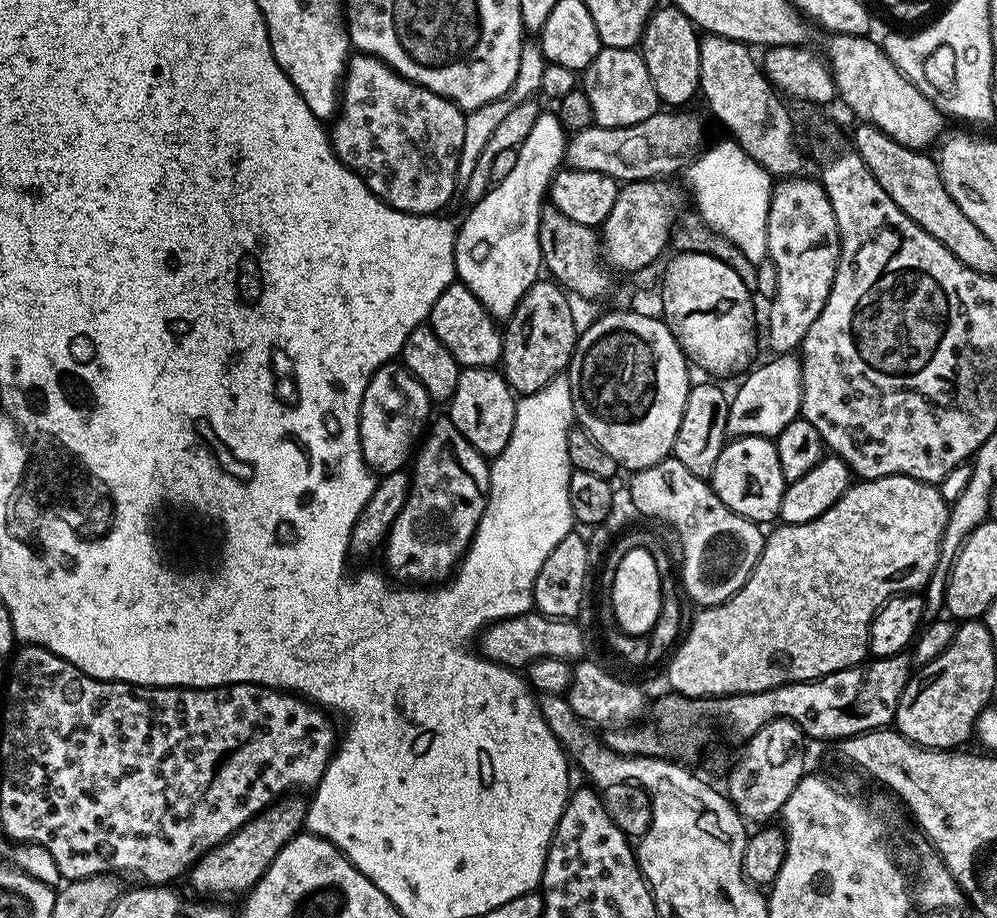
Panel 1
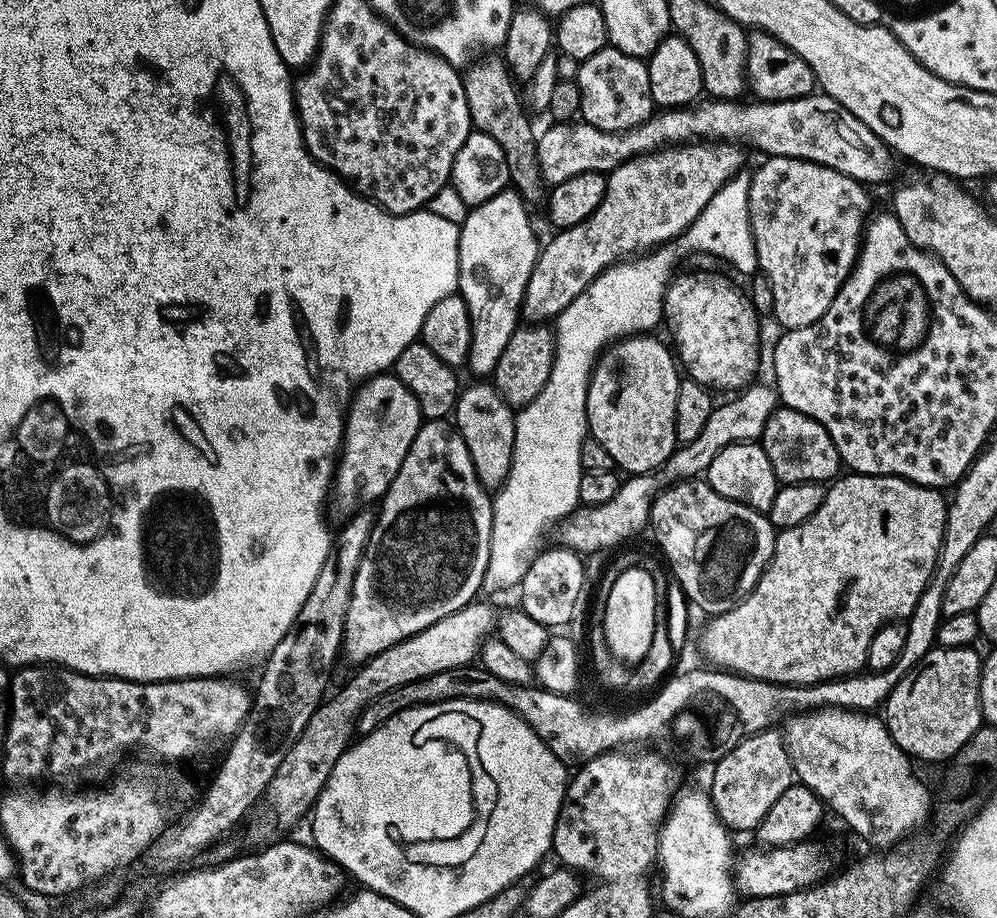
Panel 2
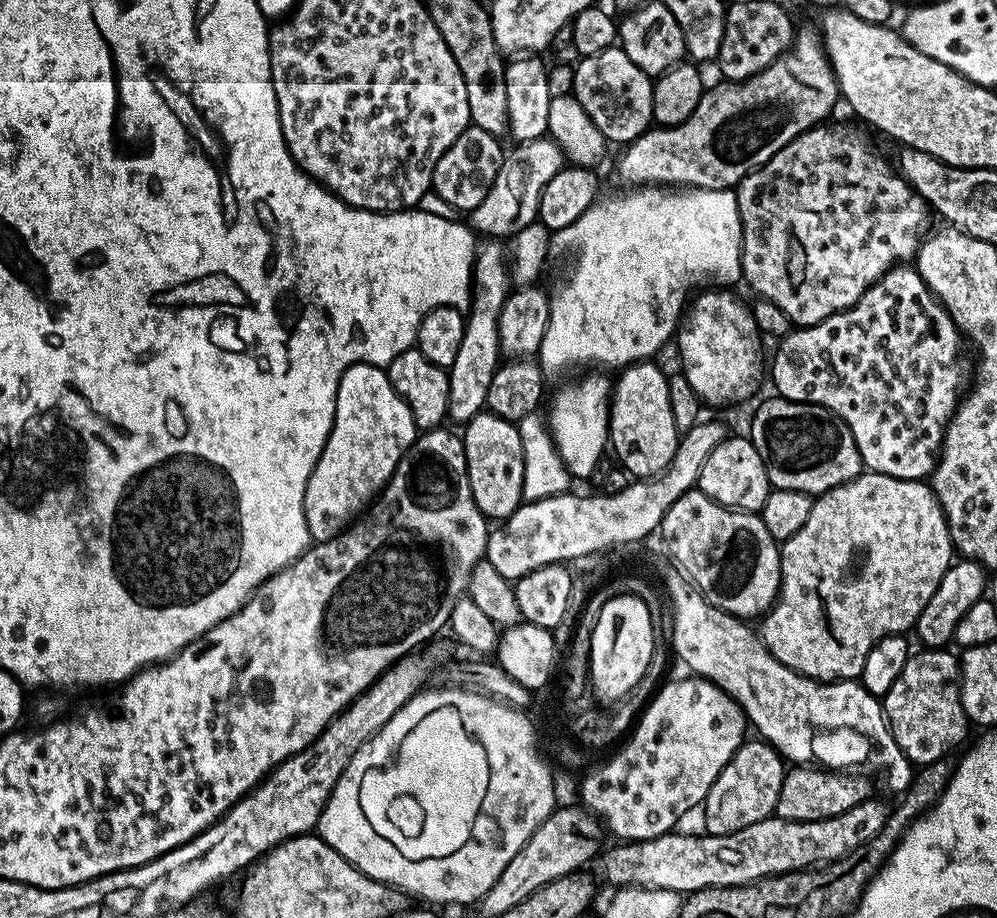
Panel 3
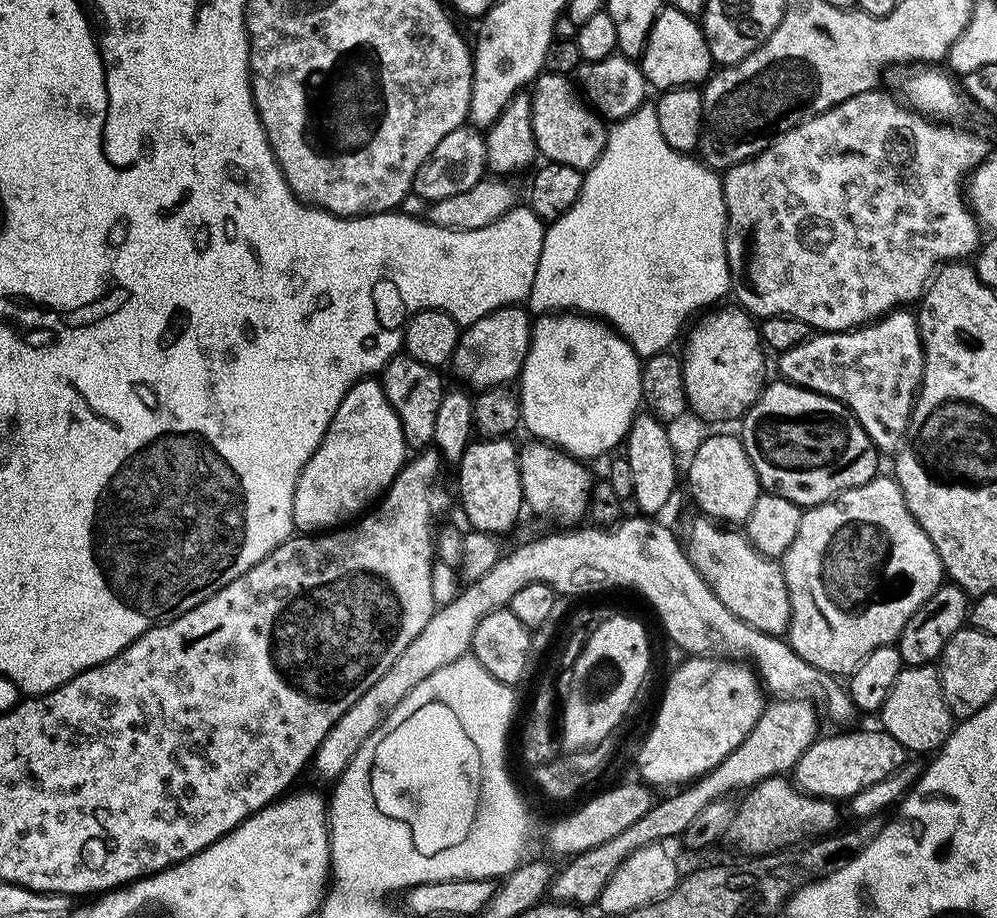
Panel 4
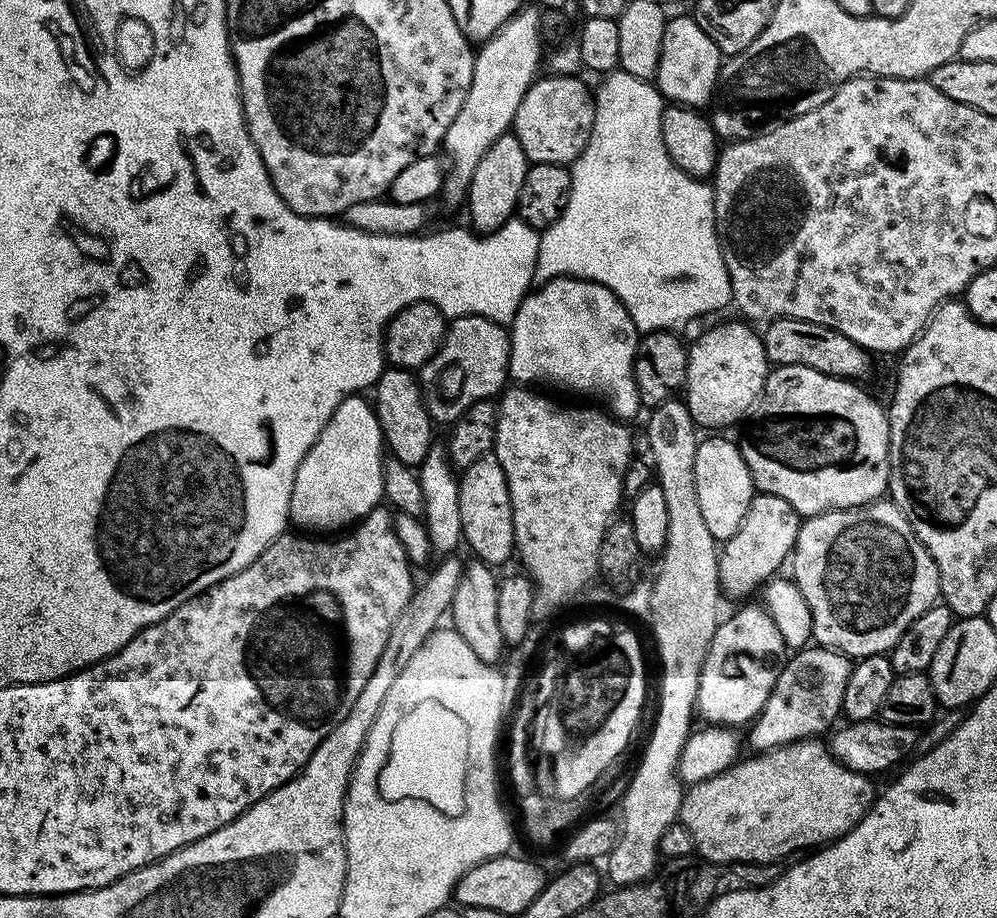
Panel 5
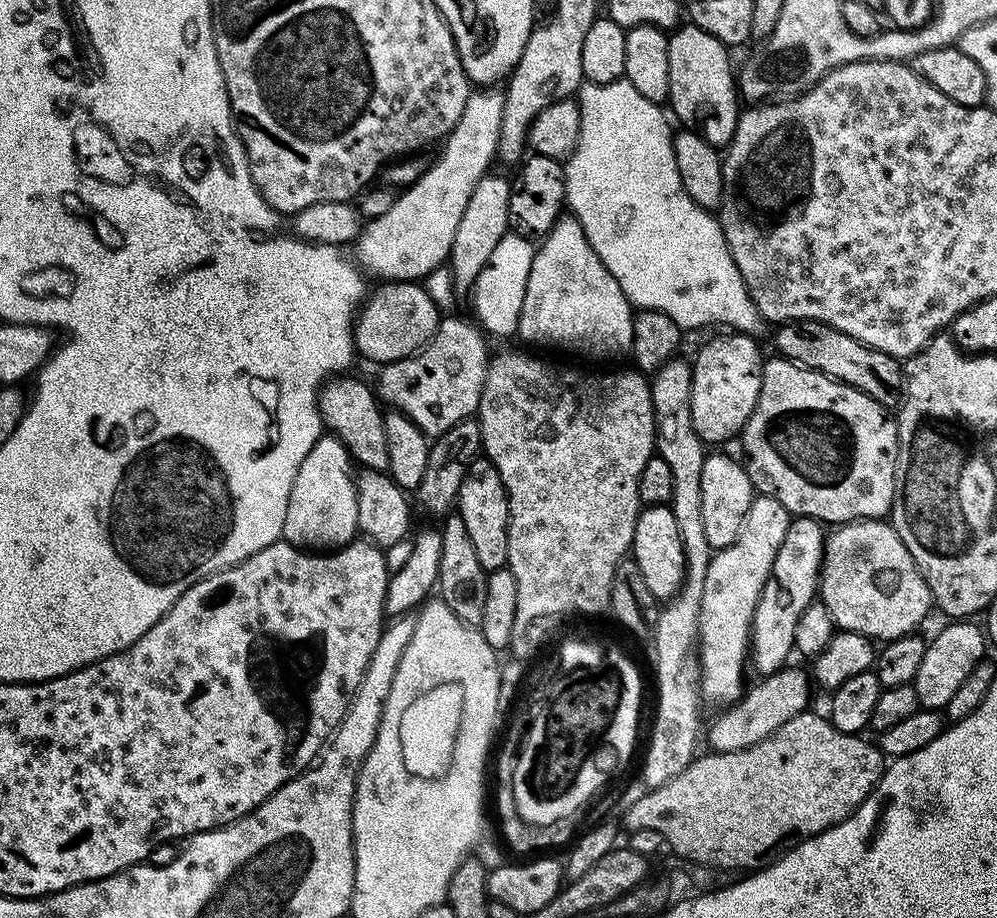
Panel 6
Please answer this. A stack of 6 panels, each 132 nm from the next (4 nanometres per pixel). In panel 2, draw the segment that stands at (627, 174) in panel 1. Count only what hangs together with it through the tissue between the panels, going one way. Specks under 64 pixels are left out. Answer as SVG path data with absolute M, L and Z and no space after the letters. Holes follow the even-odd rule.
M813 94L793 100L740 103L744 102L704 98L687 108L657 111L637 128L627 128L624 132L598 130L583 122L553 123L552 128L539 133L536 141L540 174L545 185L551 186L574 178L574 174L607 174L622 162L661 148L693 142L739 142L749 149L764 152L765 157L798 158L830 166L830 170L838 170L865 186L880 184L892 176L892 149L866 126L866 122L854 118L854 114L834 98Z

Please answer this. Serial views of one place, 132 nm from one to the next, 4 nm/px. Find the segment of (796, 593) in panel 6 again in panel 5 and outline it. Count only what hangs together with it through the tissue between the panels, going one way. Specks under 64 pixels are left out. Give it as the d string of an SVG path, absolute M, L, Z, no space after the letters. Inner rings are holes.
M759 603L740 608L729 620L721 619L708 647L700 671L696 710L699 719L712 726L751 725L766 706L774 682L784 667L786 649L782 634L770 618L768 609Z

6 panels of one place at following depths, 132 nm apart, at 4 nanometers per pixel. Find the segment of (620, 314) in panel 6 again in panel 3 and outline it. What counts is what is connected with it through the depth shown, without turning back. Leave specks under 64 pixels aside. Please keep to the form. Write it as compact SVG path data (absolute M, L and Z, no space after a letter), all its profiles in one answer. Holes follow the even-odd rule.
M584 376L581 380L576 380L573 384L564 384L556 392L556 397L552 400L552 405L546 411L546 423L548 431L552 434L552 441L556 443L558 454L562 462L568 468L569 477L587 478L591 468L597 465L602 449L600 444L607 445L610 440L608 430L608 413L610 411L610 384L604 380L599 380L596 376Z

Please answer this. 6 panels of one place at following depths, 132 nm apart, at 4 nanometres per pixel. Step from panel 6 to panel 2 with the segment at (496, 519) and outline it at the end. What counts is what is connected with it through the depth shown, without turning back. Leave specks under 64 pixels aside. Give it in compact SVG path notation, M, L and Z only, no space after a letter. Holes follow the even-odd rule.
M472 382L461 391L454 409L454 423L460 437L470 450L478 482L486 490L499 490L504 487L510 474L514 442L516 441L516 417L513 409L500 397L500 392L492 382Z

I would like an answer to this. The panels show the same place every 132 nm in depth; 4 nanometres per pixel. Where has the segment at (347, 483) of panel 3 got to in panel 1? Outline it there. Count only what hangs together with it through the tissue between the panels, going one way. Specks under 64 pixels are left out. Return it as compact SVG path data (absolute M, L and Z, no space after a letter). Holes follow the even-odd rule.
M389 362L381 366L370 378L366 386L366 394L360 403L360 445L364 461L368 463L369 468L380 474L401 471L409 463L429 423L428 411L431 408L434 408L433 401L429 400L422 382L418 382L418 378L414 378L414 374L410 374L403 363Z

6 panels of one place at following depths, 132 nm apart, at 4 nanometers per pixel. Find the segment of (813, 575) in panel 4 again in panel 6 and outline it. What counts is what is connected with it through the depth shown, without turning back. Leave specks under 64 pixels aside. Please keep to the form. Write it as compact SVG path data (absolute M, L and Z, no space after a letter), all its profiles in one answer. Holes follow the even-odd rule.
M883 519L878 520L854 520L850 524L841 524L835 529L836 532L827 537L824 542L824 565L820 567L820 591L819 599L826 606L826 610L830 610L833 625L839 631L853 632L854 634L862 634L870 637L873 642L887 642L897 640L899 636L907 636L915 633L916 628L928 616L928 608L933 607L932 595L928 589L928 584L924 580L924 575L920 573L920 567L914 562L914 558L910 554L910 550L906 550L906 546L902 542L902 538L898 538L898 534L892 528L891 523L885 522Z

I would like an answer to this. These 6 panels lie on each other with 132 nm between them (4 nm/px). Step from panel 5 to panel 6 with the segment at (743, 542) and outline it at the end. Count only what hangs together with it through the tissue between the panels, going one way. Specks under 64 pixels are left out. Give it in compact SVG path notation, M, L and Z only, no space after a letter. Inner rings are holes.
M759 494L753 495L752 501L750 502L750 510L746 510L746 518L742 522L742 530L738 534L738 538L736 539L736 541L734 541L733 544L731 544L730 546L726 546L725 548L713 551L712 553L712 561L710 562L710 566L706 570L706 586L704 587L704 593L702 594L702 606L700 607L700 635L698 637L698 663L700 666L700 694L701 697L703 697L705 701L707 701L707 703L709 700L709 702L712 704L720 704L719 706L731 706L735 704L737 700L740 699L742 693L745 691L746 683L744 684L744 664L746 668L746 661L749 659L750 656L750 641L752 638L752 619L754 618L754 614L756 613L756 607L758 606L758 602L760 601L760 595L762 594L762 590L766 586L766 582L768 581L768 579L772 577L772 567L774 566L774 558L778 554L778 546L782 546L782 538L786 538L786 530L788 529L788 527L791 526L792 521L793 521L793 517L786 510L786 506L782 506L782 502L778 502L778 498L770 498L769 496L761 496Z

